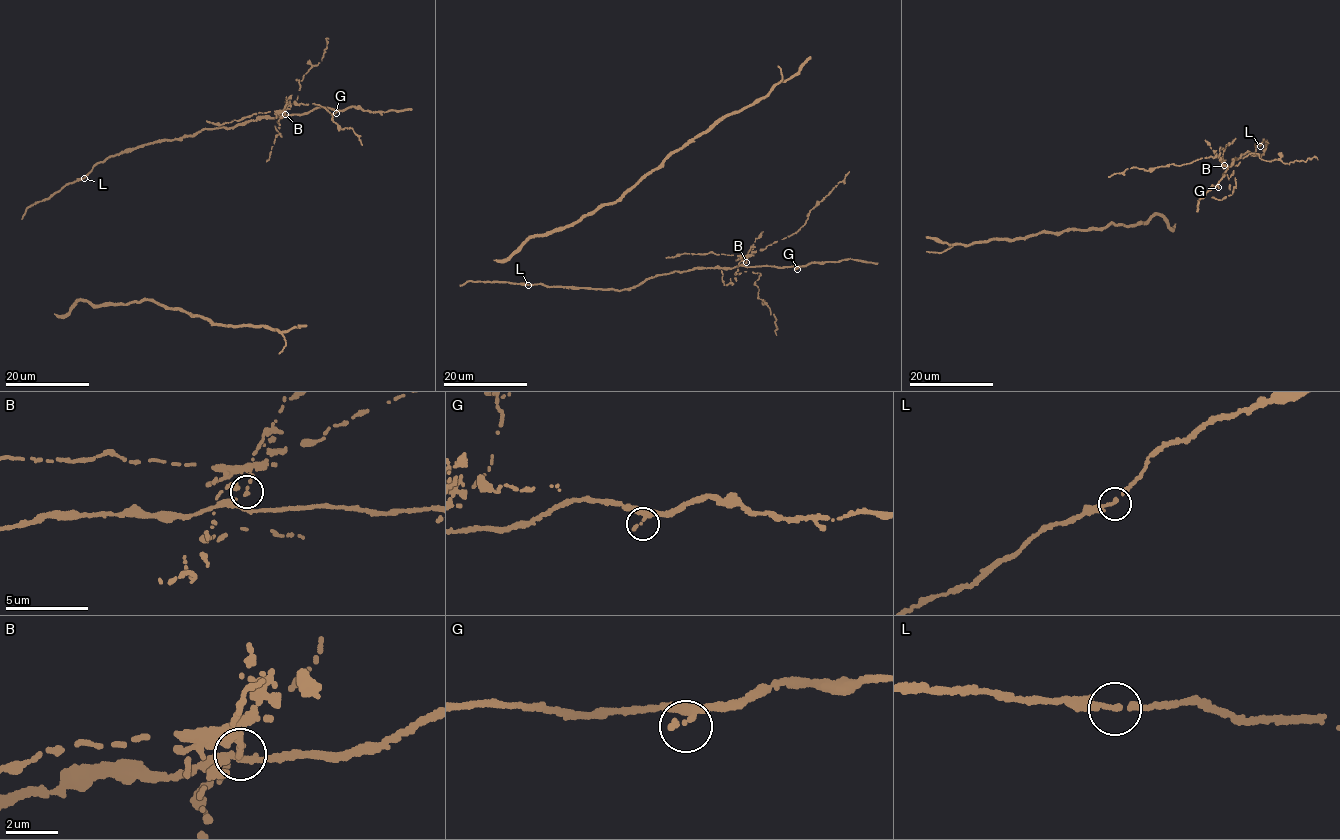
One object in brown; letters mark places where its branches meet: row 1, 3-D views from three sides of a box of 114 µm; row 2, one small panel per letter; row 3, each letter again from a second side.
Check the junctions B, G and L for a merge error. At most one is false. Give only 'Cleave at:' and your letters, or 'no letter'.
Cleave at: B

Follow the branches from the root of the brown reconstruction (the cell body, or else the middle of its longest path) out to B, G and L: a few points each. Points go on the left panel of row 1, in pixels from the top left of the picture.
B: (22, 219), (29, 206), (84, 178), (110, 156), (206, 128), (234, 128), (284, 114)
G: (22, 219), (29, 206), (84, 178), (98, 162), (145, 144), (318, 107), (336, 113)
L: (22, 219), (29, 206), (48, 200), (66, 184), (84, 178)

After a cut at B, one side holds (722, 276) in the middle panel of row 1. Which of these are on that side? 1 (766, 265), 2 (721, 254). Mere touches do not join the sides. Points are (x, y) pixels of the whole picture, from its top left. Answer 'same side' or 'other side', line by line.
1: other side
2: same side

